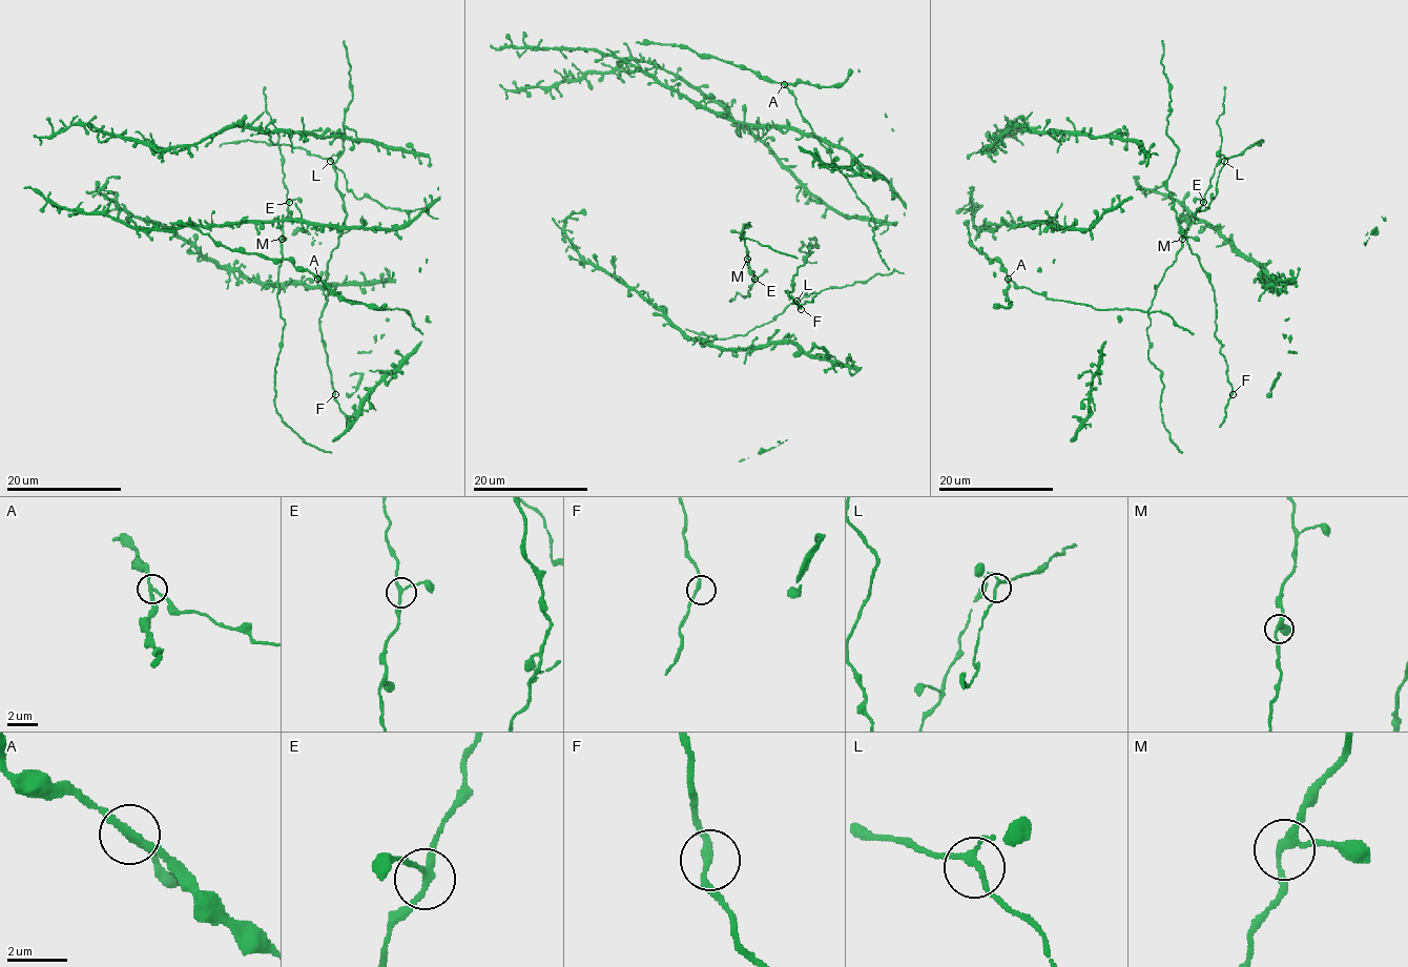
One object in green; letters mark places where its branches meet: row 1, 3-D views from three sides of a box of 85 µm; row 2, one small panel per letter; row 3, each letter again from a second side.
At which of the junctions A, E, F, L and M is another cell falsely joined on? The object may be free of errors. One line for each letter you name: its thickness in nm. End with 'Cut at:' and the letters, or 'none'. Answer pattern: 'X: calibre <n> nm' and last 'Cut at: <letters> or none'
A: calibre 200 nm
Cut at: A

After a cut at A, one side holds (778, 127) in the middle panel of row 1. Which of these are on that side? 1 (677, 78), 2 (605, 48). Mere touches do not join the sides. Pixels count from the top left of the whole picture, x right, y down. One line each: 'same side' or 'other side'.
1: same side
2: same side

